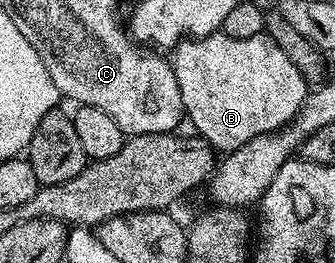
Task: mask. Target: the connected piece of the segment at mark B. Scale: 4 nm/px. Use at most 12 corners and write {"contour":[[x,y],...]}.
{"contour":[[265,33],[187,37],[185,117],[218,152],[281,130],[308,93]]}

